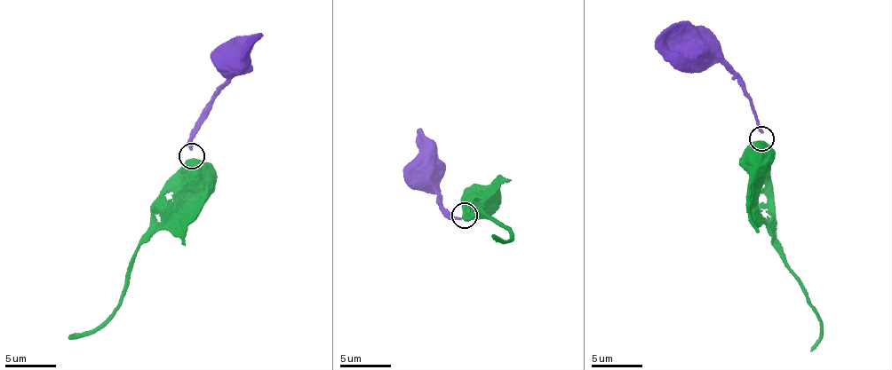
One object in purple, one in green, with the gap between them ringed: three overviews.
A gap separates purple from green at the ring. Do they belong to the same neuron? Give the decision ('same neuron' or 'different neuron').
different neuron

